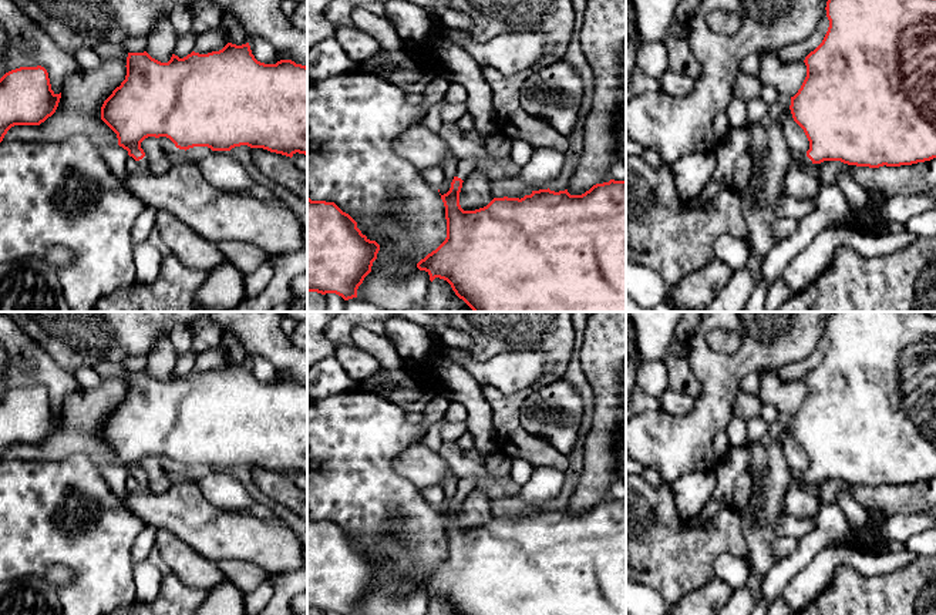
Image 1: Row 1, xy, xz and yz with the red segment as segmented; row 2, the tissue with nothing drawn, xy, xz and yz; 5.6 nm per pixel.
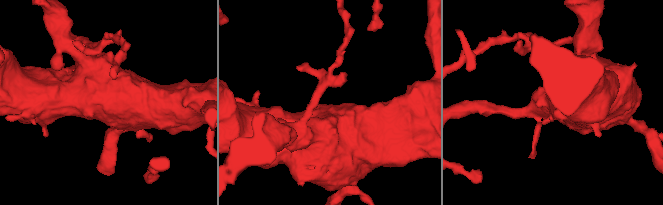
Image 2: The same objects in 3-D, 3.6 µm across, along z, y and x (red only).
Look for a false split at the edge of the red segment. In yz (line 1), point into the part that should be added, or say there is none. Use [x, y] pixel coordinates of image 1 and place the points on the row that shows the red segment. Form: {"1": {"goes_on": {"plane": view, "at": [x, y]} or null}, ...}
{"1": {"goes_on": {"plane": "yz", "at": [802, 161]}}}

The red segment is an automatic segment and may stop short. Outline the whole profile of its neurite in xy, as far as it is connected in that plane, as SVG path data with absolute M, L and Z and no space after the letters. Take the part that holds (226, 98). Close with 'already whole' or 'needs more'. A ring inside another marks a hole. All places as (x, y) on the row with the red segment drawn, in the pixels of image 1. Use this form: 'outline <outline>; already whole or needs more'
outline M228 43L222 50L208 54L199 54L192 51L184 58L172 54L168 63L161 63L152 58L147 51L128 53L127 57L127 75L125 80L117 87L112 94L104 101L101 107L101 120L117 134L118 145L128 151L138 165L139 172L148 174L148 158L145 157L141 142L148 137L166 137L176 148L189 149L193 147L208 147L212 151L230 151L235 147L248 145L250 148L263 148L270 152L293 157L296 152L307 155L307 67L296 64L292 60L280 60L276 64L265 64L255 58L249 43L236 46Z; needs more

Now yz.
outline M828 0L825 10L829 20L828 31L822 43L805 57L807 77L798 93L791 97L792 118L809 141L809 149L795 155L792 162L812 172L812 165L824 161L879 168L912 165L936 158L936 0Z; needs more

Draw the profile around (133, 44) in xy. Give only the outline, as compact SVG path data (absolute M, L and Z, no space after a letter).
M141 36L127 37L121 44L128 53L144 53L148 47L148 38Z

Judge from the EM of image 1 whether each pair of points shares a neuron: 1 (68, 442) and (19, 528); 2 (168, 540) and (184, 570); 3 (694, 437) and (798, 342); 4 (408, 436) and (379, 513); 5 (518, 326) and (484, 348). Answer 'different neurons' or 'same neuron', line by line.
1: different neurons
2: same neuron
3: same neuron
4: same neuron
5: same neuron

